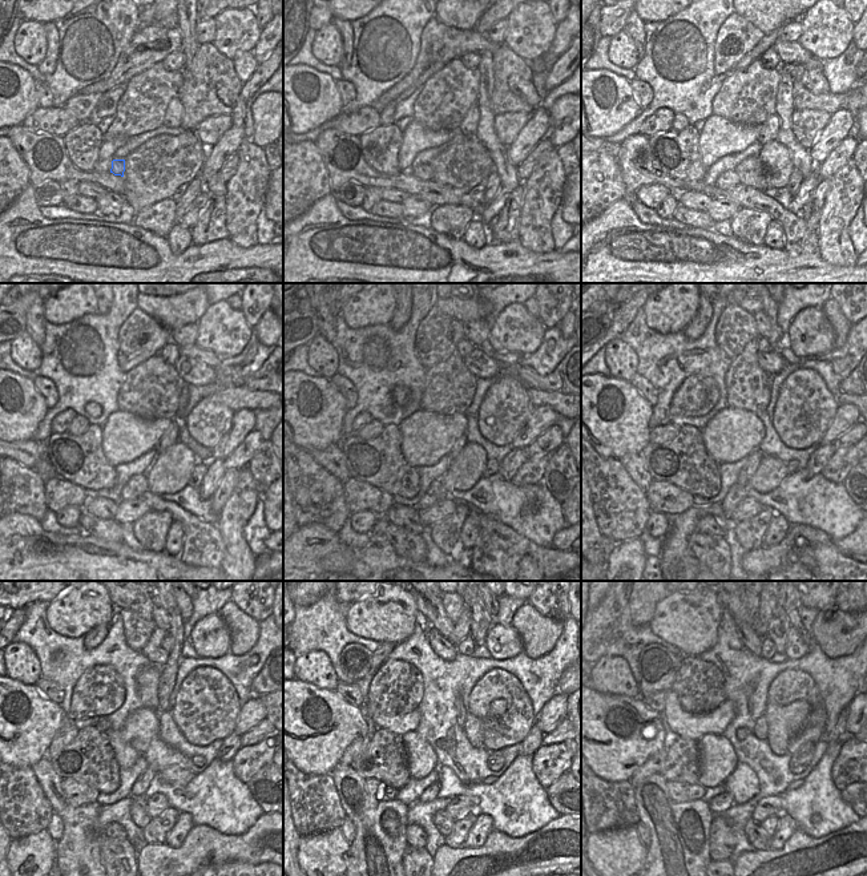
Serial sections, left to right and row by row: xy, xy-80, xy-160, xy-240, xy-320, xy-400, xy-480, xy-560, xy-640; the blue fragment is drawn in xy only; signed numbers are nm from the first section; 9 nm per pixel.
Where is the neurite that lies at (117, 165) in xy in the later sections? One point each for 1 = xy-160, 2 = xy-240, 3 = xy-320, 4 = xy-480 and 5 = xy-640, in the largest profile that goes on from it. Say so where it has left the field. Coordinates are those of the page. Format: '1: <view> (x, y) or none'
1: xy-160 (726, 180)
2: xy-240 (137, 484)
3: xy-320 (436, 491)
4: xy-480 (137, 812)
5: xy-640 (755, 835)

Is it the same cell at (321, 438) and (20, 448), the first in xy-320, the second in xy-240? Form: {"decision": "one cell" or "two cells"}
{"decision": "two cells"}

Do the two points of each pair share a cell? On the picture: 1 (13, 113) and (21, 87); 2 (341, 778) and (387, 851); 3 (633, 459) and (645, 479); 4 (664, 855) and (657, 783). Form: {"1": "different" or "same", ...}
{"1": "same", "2": "same", "3": "same", "4": "same"}

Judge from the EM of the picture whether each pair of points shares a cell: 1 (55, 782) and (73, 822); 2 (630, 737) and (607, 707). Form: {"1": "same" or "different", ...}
{"1": "same", "2": "same"}

